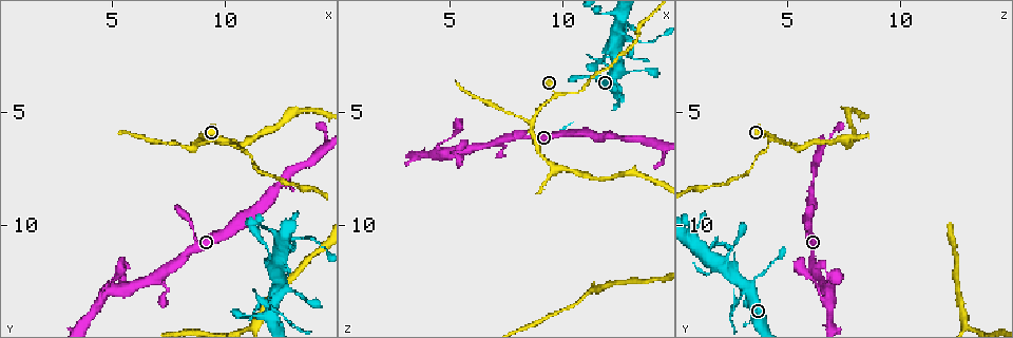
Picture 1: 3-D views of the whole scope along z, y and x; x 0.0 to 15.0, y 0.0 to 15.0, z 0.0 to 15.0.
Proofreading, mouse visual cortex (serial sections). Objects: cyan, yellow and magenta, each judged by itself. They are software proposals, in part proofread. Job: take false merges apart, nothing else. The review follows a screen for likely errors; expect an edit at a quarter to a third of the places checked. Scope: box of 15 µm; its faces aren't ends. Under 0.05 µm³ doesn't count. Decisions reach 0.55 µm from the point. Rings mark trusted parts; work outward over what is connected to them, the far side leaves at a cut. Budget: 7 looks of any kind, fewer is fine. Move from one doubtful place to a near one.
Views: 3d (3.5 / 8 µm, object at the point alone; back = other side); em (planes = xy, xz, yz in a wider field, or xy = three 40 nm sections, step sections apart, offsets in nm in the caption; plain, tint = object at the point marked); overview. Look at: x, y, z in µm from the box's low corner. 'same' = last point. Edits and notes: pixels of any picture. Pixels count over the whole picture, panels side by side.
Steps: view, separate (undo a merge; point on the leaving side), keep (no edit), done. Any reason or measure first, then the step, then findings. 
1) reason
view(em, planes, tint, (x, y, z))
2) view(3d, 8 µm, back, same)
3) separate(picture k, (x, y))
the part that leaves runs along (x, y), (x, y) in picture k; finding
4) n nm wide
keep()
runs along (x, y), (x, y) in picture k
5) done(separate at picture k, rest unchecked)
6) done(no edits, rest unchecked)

thin arm on a thick one
view(3d, 8 µm, (12.6, 11.9, 1.9))

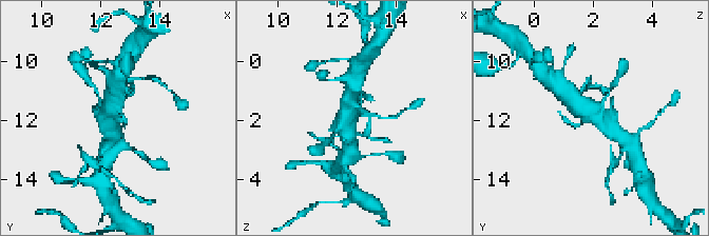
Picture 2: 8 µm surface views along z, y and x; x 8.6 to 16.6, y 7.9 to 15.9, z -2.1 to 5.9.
zoom in
view(3d, 3.5 µm, (12.5, 11.9, 1.8))

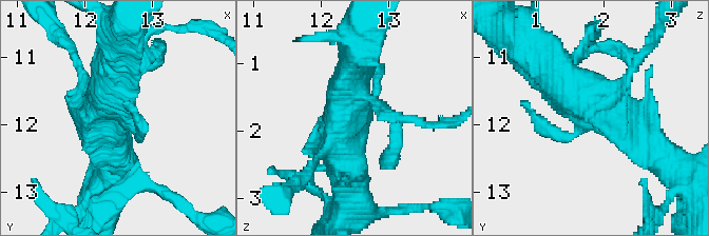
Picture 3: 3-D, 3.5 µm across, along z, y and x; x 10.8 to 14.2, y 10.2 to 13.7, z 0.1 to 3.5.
shape alone is not enough
view(em, planes, tint, (12.55, 11.85, 1.80))

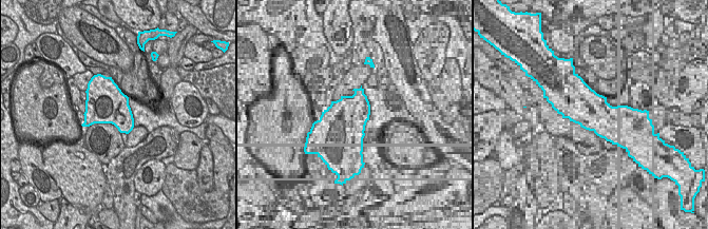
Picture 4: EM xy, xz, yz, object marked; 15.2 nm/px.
keep()
runs along (613, 113), (573, 94), (511, 28) in picture 3; one cell here

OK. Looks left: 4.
calibre changes
view(3d, 3.5 µm, back, (12.5, 7.9, 6.1))

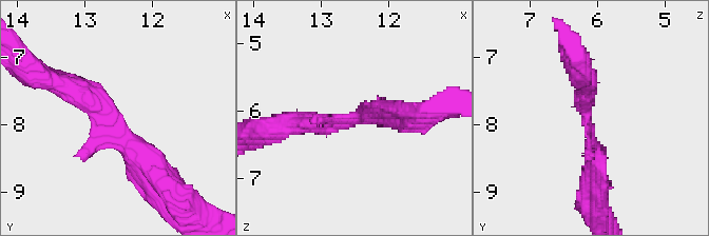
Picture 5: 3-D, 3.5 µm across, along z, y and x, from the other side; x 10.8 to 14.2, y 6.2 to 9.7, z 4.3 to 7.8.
shape alone is not enough
view(em, xy, step 5, tint, (12.60, 8.00, 6.15))

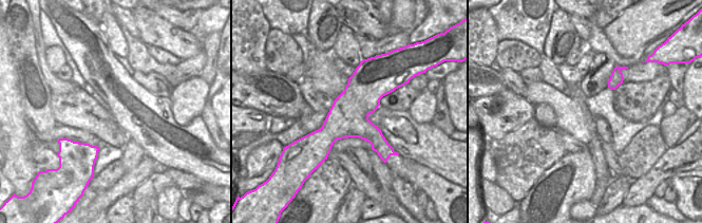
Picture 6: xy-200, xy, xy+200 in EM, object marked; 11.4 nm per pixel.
keep()
runs along (159, 179), (85, 98), (53, 81) in picture 5; all the same cell

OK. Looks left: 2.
calibre changes
view(3d, 3.5 µm, (14.4, 6.7, 6.5))

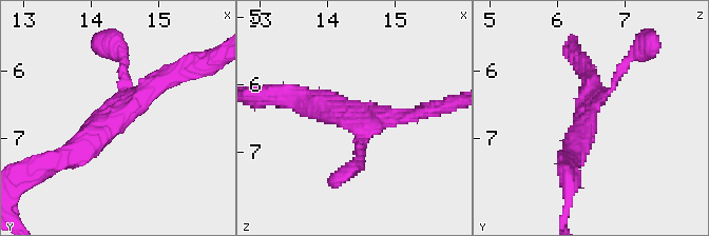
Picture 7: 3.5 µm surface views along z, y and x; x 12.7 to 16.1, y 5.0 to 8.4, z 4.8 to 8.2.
3 arms; arms of 150, 300, 400 nm; now the EM
view(em, xy, step 1, tint, (14.35, 6.70, 6.40))

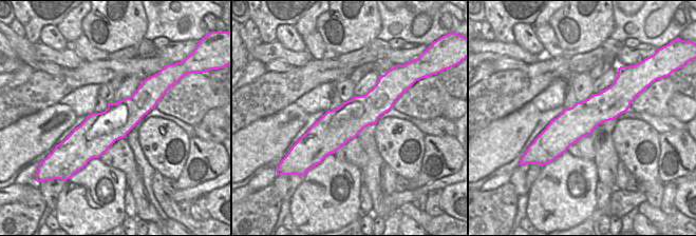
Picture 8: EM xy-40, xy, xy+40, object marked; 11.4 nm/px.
keep()
runs along (391, 99), (327, 135), (307, 135) in picture 8; one cell here

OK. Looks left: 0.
done(no edits, rest unchecked)

